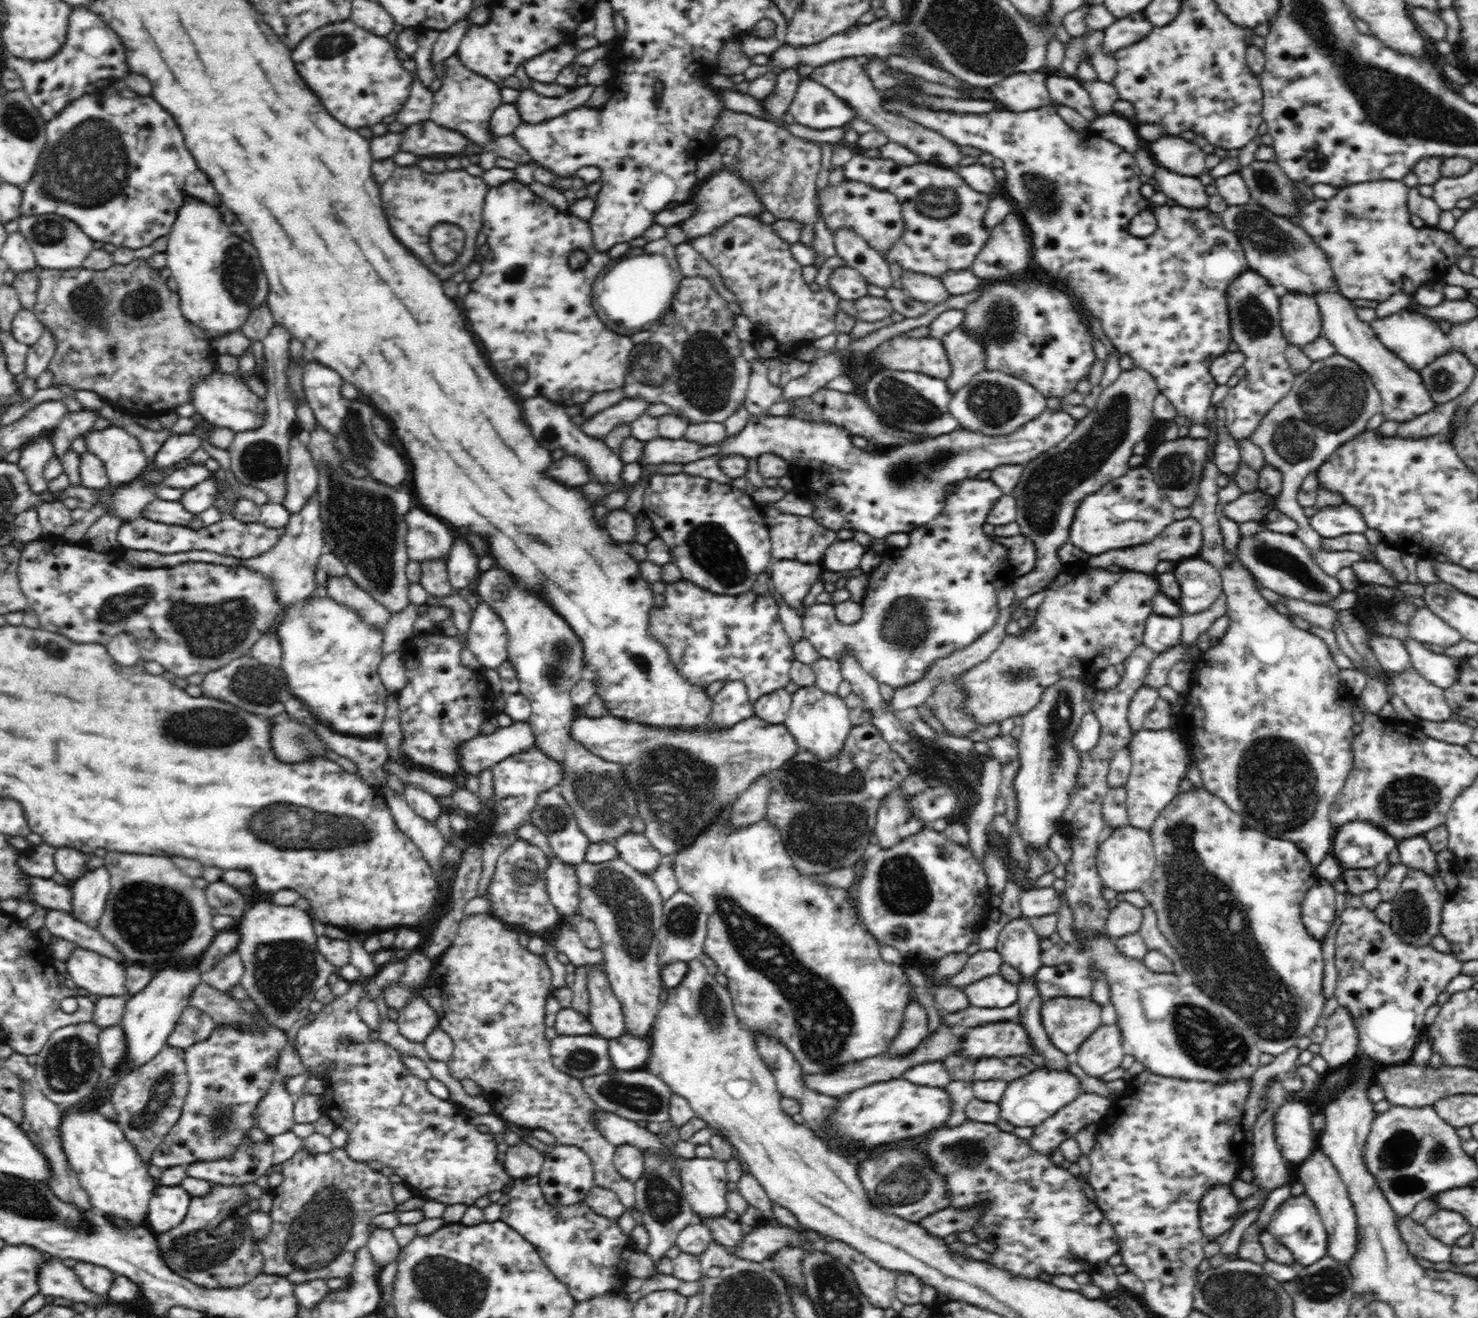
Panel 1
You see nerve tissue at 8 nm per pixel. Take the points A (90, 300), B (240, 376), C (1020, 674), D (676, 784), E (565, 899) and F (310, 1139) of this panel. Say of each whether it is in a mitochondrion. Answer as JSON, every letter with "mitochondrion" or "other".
{"A":"mitochondrion","B":"other","C":"mitochondrion","D":"mitochondrion","E":"other","F":"other"}

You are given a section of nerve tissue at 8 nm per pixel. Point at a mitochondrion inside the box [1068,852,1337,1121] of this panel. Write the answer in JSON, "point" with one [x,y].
{"point":[1210,1043]}

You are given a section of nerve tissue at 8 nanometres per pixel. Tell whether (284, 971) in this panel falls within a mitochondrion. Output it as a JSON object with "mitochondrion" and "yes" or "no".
{"mitochondrion":"yes"}

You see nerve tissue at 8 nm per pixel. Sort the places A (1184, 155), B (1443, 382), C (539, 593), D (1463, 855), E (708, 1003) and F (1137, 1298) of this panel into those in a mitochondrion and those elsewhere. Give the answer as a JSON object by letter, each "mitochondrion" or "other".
{"A":"other","B":"mitochondrion","C":"other","D":"other","E":"mitochondrion","F":"other"}

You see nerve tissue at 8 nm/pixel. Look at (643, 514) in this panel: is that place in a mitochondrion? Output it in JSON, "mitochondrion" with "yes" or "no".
{"mitochondrion":"no"}

